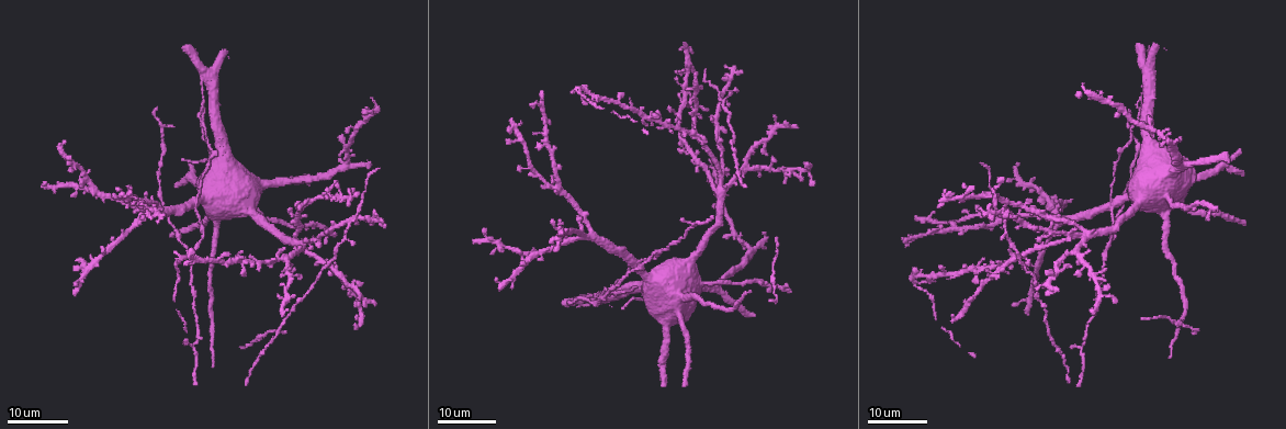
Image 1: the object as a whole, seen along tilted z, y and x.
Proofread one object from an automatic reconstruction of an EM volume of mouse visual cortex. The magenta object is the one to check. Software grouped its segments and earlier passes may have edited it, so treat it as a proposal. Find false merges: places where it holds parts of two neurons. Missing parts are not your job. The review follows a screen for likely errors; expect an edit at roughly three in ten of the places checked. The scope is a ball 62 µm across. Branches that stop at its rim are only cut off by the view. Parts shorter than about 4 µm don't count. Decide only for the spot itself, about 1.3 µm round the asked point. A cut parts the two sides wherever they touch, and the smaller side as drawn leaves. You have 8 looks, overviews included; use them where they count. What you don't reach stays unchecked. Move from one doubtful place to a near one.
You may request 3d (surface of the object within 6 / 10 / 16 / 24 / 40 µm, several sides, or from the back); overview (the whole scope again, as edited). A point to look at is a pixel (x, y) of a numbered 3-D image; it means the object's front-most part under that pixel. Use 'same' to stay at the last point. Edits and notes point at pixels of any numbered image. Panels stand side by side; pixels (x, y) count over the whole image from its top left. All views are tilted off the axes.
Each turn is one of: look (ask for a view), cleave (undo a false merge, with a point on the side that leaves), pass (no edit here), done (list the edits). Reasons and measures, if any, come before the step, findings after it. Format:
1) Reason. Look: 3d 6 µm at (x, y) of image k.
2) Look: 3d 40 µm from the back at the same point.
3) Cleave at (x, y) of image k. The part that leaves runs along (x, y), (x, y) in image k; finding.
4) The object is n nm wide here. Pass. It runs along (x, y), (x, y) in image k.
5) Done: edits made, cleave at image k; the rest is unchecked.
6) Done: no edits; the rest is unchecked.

Look: 3d 24 µm at (350, 227) of image 1.

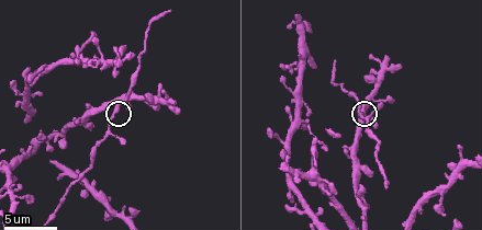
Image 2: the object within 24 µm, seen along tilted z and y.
Look: 3d 6 µm at (117, 109) of image 2.

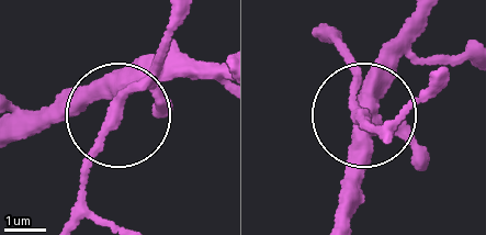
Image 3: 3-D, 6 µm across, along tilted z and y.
The side arm is 13 µm long. Pass. It runs along (14, 141), (95, 99), (117, 109), (172, 18) in image 3; continuous, no second neuron.

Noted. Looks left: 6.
Three arms meet. Look: 3d 24 µm at (1104, 257) of image 1.

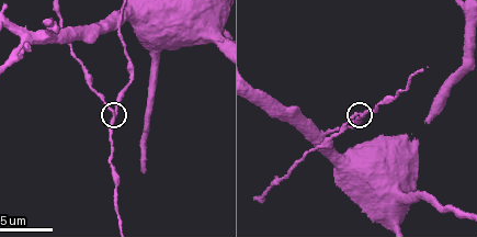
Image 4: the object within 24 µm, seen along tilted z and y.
Look: 3d 6 µm at (114, 114) of image 4.

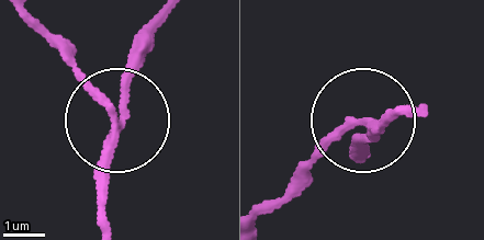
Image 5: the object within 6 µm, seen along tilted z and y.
3 arms meet here. Cleave at (107, 104) of image 5. The part that leaves runs along (110, 161), (110, 101), (42, 22) in image 5; a second neuron is stuck on.

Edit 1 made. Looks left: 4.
Side arm on a straight run. Look: 3d 16 µm at (522, 257) of image 1.

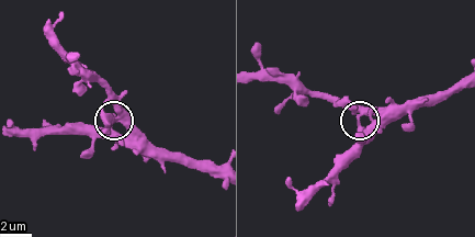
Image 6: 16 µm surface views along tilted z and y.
Look: 3d 6 µm at (356, 117) of image 6.

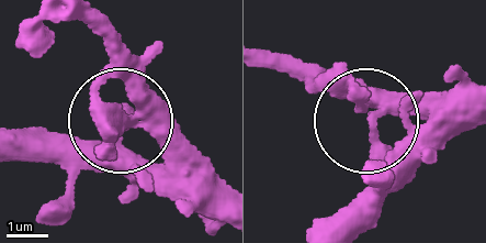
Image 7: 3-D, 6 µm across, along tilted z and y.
Pass. All the same neuron.

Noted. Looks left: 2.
Done: edits made, cleave at image 5; the rest is unchecked.

